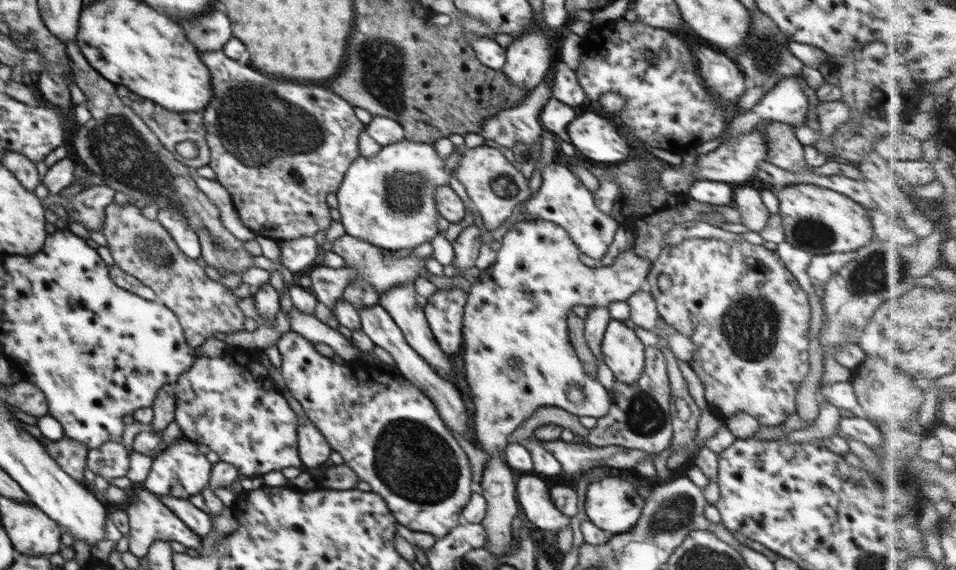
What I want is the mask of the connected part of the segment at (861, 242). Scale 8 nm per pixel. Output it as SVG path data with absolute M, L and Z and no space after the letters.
M808 183L789 184L784 188L772 189L772 191L779 199L780 209L778 213L781 214L783 220L785 241L796 248L802 248L802 250L810 253L810 256L834 252L852 254L852 252L858 251L858 248L870 244L873 236L875 236L867 208L839 192Z

